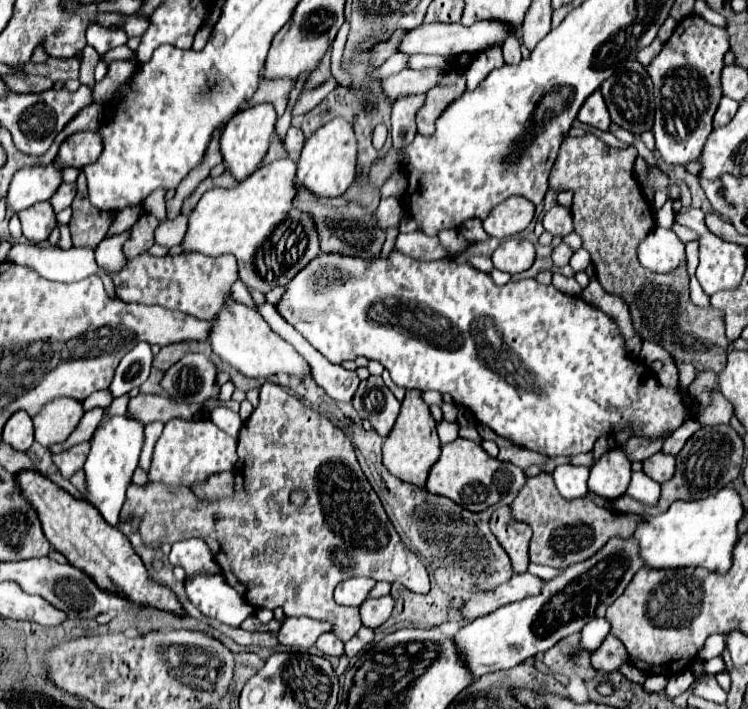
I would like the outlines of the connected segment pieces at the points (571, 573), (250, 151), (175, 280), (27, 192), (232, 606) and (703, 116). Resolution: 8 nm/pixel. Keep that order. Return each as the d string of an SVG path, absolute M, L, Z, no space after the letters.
M612 537L594 557L562 569L556 577L542 583L538 595L500 607L498 611L468 623L456 633L458 649L466 667L478 679L482 675L512 669L528 657L548 651L560 639L578 633L590 619L604 617L606 609L624 593L632 577L642 569L644 559L634 537Z
M262 103L262 105L246 109L246 111L240 111L234 115L234 119L228 121L228 125L222 133L222 141L220 141L222 157L238 181L252 175L258 169L258 165L262 163L264 155L268 153L270 137L274 133L274 123L276 123L276 111L270 103Z
M196 251L182 255L152 257L142 253L134 259L128 259L122 271L110 273L116 295L124 303L142 303L142 305L160 305L164 309L176 309L186 315L208 313L208 321L222 309L222 299L230 293L230 285L238 279L236 259L232 255L208 257Z
M52 161L48 167L24 167L20 169L6 195L6 203L14 211L22 211L32 207L34 203L48 201L62 183L62 165Z
M222 575L216 577L198 577L198 579L186 579L184 583L188 599L206 615L212 619L218 619L226 625L238 627L246 617L254 613L254 607L246 603L228 583L222 579Z
M690 15L678 23L660 55L648 65L654 83L654 137L656 149L666 163L690 163L700 157L708 135L712 133L712 117L722 99L720 73L724 55L730 49L728 31L710 25L698 15Z

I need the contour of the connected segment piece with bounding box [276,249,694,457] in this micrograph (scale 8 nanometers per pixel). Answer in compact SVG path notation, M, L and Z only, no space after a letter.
M396 249L390 251L388 257L376 255L374 259L360 259L360 257L338 255L338 253L320 253L300 273L296 273L294 279L284 287L284 293L282 293L280 301L276 303L276 311L330 363L340 365L342 361L352 361L356 357L380 361L384 365L384 369L388 369L392 381L398 387L418 389L418 391L432 389L438 393L448 393L454 399L454 405L466 407L480 425L490 427L496 435L512 441L518 447L538 451L546 457L558 457L558 455L572 457L578 453L588 453L588 451L592 451L600 433L610 435L610 433L624 431L626 427L632 429L634 437L642 437L642 439L670 437L682 423L686 423L688 419L694 417L694 397L692 395L688 395L682 389L670 389L670 387L660 385L660 381L656 379L656 373L648 365L628 357L624 337L612 317L602 313L598 307L586 303L582 297L566 295L566 293L558 291L554 285L540 285L536 279L510 281L508 285L498 287L490 275L476 271L468 263L416 261L408 255L398 253Z

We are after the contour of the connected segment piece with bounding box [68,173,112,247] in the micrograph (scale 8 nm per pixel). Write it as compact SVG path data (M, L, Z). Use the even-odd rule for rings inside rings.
M80 173L78 177L78 195L72 203L72 219L68 223L72 241L76 247L96 247L104 237L108 227L112 225L112 213L98 211L88 201L86 177Z

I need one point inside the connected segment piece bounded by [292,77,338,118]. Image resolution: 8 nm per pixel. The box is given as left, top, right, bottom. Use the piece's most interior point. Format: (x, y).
(308, 100)

